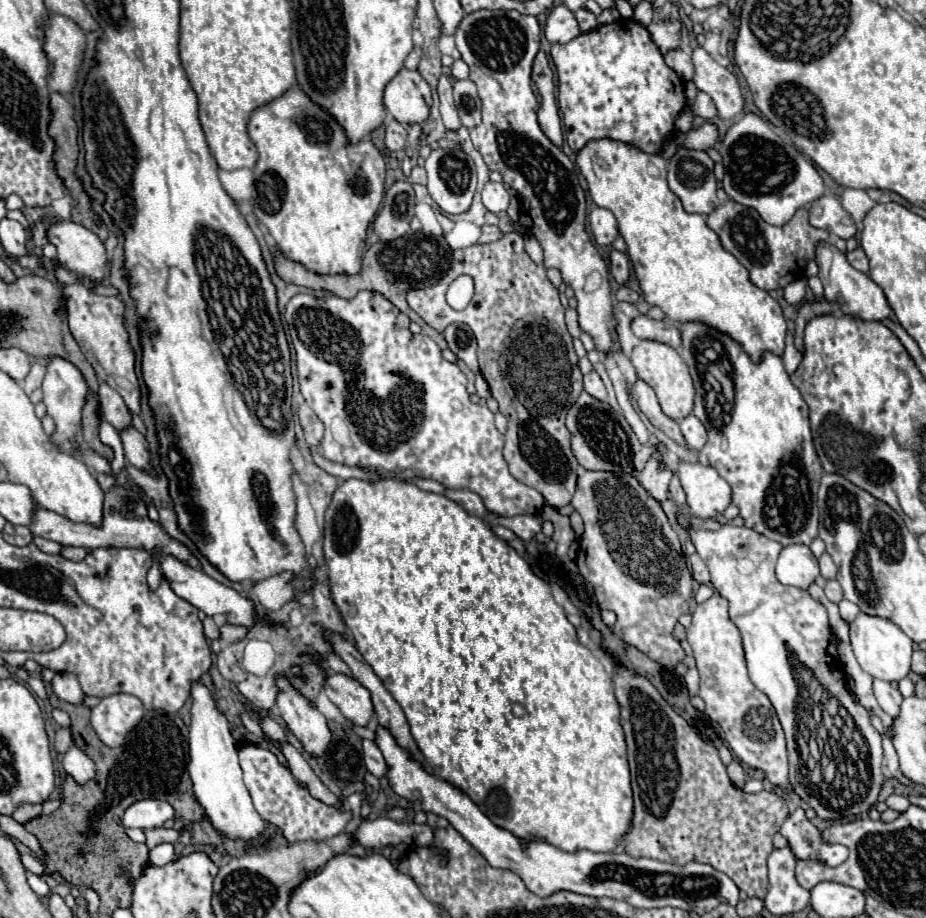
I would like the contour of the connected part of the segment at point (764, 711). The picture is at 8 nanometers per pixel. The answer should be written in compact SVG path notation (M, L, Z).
M717 592L703 604L697 604L695 612L693 612L693 622L687 628L687 642L693 648L695 660L697 660L697 670L701 676L701 692L699 696L705 702L705 714L717 722L723 732L725 732L725 740L733 750L733 756L747 764L749 768L759 768L765 770L767 780L787 792L791 792L791 784L787 778L787 750L785 750L785 736L783 736L783 728L779 724L779 718L775 714L773 704L769 702L769 698L757 690L747 674L747 666L745 666L745 658L743 658L743 646L741 646L741 634L737 630L737 626L729 620L727 614L727 600L723 596L719 596Z

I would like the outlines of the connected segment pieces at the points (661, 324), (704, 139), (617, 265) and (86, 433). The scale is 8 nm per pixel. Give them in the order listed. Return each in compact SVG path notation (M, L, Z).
M639 314L637 318L633 318L631 322L631 330L637 338L645 338L645 340L657 340L663 342L675 350L679 350L679 328L665 322L665 320L653 320L645 314Z
M705 122L701 128L687 132L687 138L683 142L685 148L695 148L695 150L709 150L715 146L719 138L719 130L713 122Z
M611 250L611 274L619 284L627 284L631 278L631 262L629 256L617 250Z
M91 398L91 402L87 400L85 408L83 408L83 416L81 416L81 430L83 430L83 440L87 442L87 446L91 450L95 450L97 454L101 454L103 458L111 460L113 458L113 450L105 444L101 444L99 440L99 418L97 418L97 410L95 410L95 398Z

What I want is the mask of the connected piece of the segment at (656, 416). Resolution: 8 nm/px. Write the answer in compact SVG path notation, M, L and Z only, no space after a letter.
M637 380L637 382L635 382L633 394L635 394L635 398L637 398L637 404L639 404L641 412L649 418L649 422L651 422L655 428L663 430L663 432L665 432L669 438L673 438L677 444L681 444L681 446L687 448L685 438L683 438L683 434L681 434L681 430L679 430L679 424L677 424L675 420L671 420L669 416L663 414L661 406L659 406L659 402L657 402L655 392L653 392L643 380Z

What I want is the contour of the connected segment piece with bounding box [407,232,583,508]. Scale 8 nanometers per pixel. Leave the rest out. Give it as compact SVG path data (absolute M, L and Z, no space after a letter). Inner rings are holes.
M509 232L501 240L491 244L475 244L463 250L455 250L451 256L453 256L453 262L451 262L453 266L449 274L435 286L411 290L407 294L407 302L437 332L443 332L453 322L465 322L473 328L477 336L477 344L479 344L477 356L479 356L481 374L487 380L493 398L499 402L499 412L509 422L503 456L511 468L511 474L519 482L541 492L549 506L553 508L567 506L575 492L579 464L571 452L571 434L565 426L567 408L563 408L563 402L573 404L573 400L579 396L583 374L579 372L579 366L577 366L573 338L567 334L567 328L565 328L565 318L563 318L565 308L559 302L559 290L549 282L545 268L535 264L529 258L529 254L523 248L523 236L517 232ZM461 274L467 274L473 278L475 294L463 312L455 312L453 308L449 308L445 300L445 292L449 284Z

